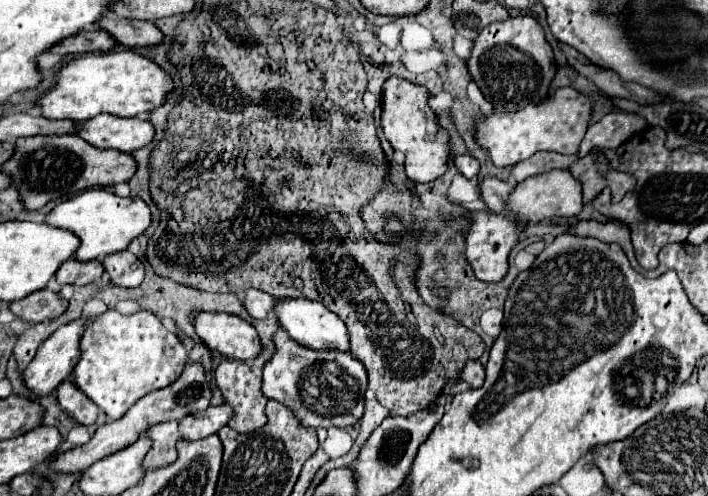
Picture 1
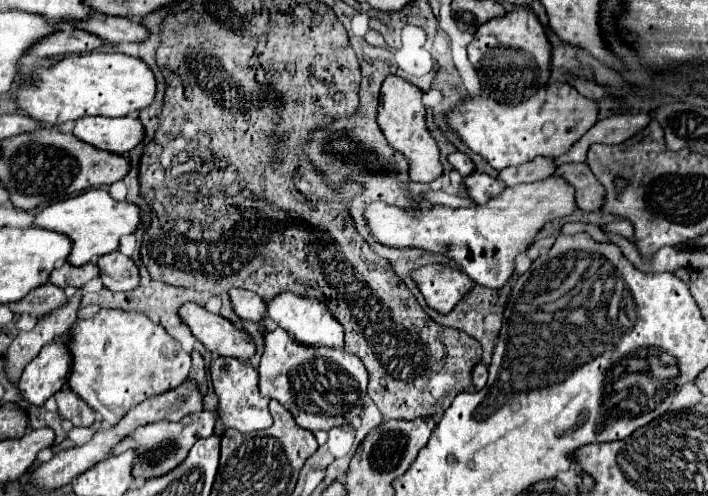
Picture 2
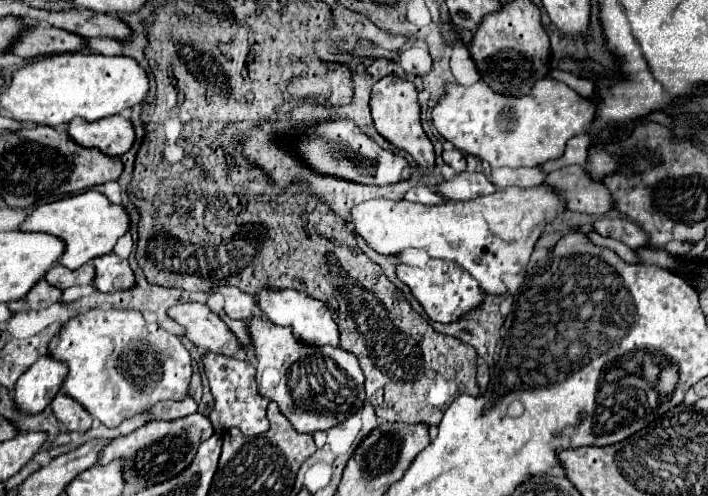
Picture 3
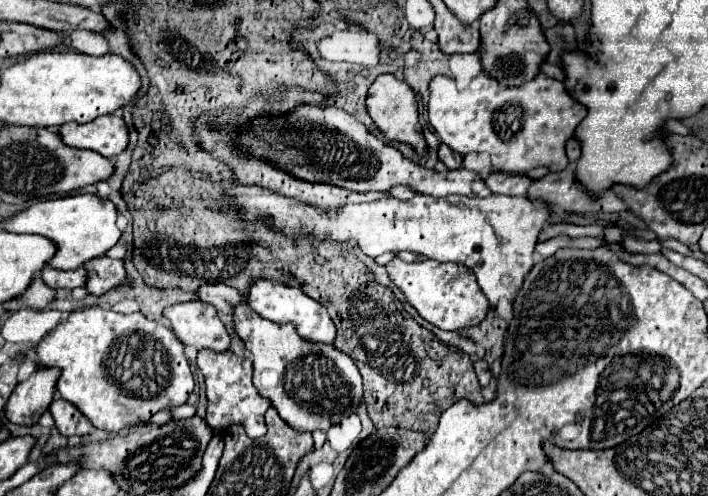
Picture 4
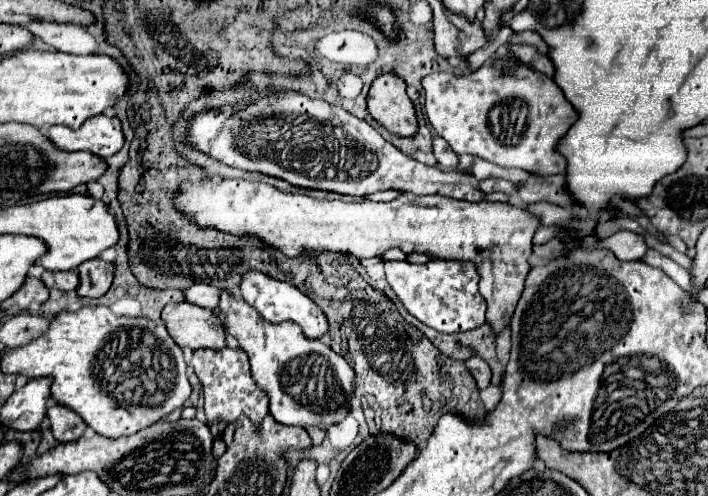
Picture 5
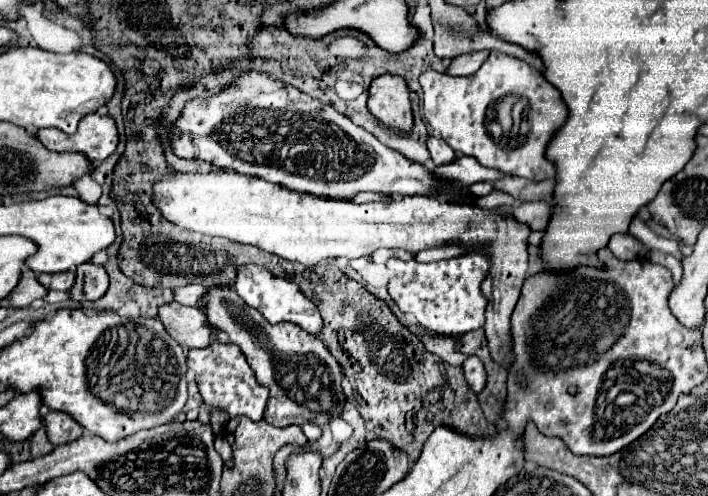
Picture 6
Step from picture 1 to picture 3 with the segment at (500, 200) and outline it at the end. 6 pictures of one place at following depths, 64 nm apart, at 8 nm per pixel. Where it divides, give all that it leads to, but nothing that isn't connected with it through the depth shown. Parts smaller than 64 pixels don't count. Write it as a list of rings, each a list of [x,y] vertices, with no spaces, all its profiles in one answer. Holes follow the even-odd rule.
[[[458,172],[448,180],[440,180],[436,184],[436,192],[448,200],[474,200],[480,196],[492,194],[496,188],[492,188],[490,180],[482,172]]]

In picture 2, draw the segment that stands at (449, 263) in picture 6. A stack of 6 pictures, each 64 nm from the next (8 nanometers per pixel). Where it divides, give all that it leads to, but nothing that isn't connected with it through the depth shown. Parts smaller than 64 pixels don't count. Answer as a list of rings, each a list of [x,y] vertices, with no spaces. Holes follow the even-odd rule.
[[[438,262],[420,266],[410,276],[422,292],[428,308],[436,310],[438,314],[452,312],[452,308],[474,288],[474,280],[470,280],[462,270]]]

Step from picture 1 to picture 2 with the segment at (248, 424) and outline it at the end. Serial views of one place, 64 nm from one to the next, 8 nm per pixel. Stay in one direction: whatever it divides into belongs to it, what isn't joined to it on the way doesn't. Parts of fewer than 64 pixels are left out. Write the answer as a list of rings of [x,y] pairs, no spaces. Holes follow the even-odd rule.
[[[216,356],[210,362],[210,378],[214,392],[218,396],[218,422],[216,422],[216,434],[220,436],[226,428],[236,428],[240,432],[256,432],[272,426],[272,416],[268,412],[268,398],[260,396],[258,392],[258,372],[238,358],[224,358]]]

